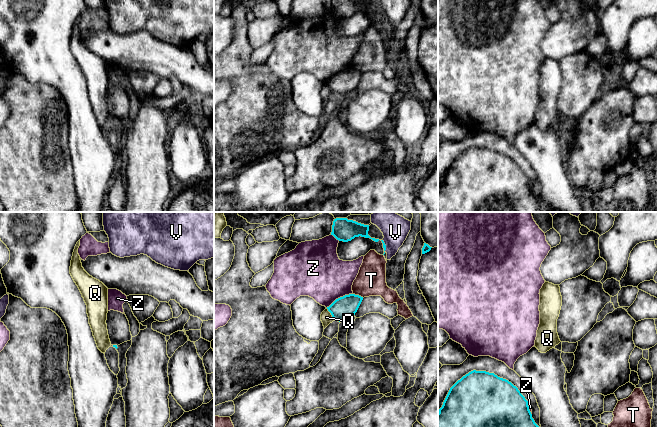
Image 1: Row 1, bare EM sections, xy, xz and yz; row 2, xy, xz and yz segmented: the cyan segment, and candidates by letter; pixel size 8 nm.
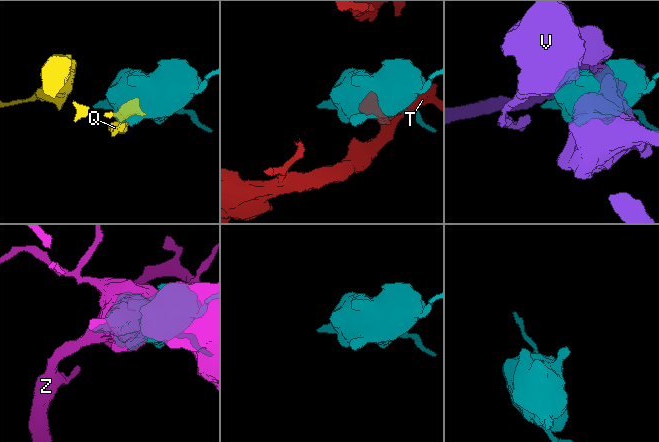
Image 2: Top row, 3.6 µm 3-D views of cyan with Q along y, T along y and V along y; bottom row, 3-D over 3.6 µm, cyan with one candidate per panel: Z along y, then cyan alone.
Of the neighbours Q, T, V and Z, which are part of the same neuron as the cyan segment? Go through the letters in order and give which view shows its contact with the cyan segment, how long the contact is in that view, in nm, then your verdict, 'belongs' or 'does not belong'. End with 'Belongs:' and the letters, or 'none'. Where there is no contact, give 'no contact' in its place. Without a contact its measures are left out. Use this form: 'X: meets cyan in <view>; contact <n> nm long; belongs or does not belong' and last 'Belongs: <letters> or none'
Q: meets cyan in xz; contact 120 nm long; does not belong
T: meets cyan in xz; contact 90 nm long; does not belong
V: meets cyan in xz; contact 90 nm long; does not belong
Z: meets cyan in xz; contact 240 nm long; does not belong
Belongs: none

